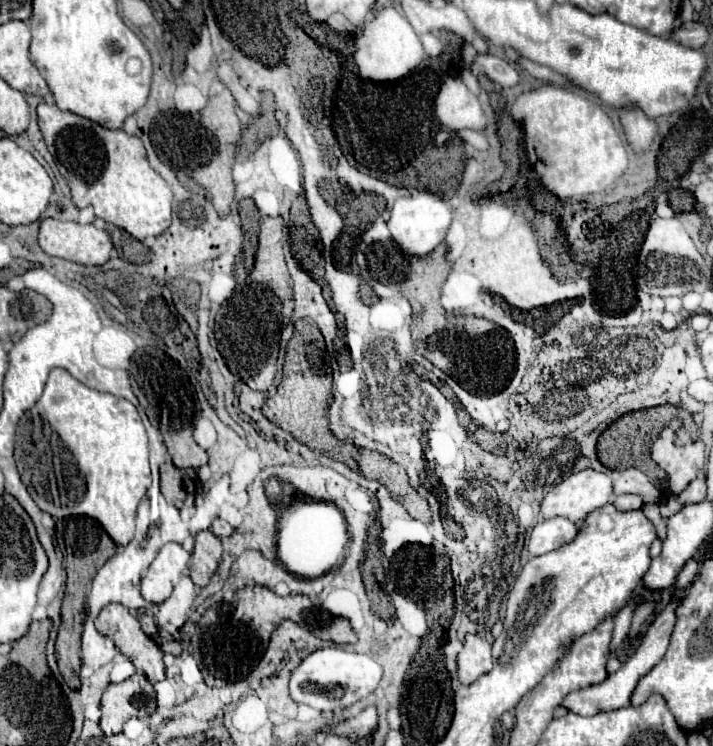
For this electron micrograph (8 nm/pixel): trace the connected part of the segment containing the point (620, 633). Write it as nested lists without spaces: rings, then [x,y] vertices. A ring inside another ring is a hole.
[[[629,602],[629,604],[615,616],[615,628],[613,628],[613,638],[611,638],[611,652],[615,652],[615,650],[623,644],[623,640],[625,640],[625,636],[627,636],[627,632],[629,632],[629,626],[631,626],[633,610],[635,610],[635,602]]]

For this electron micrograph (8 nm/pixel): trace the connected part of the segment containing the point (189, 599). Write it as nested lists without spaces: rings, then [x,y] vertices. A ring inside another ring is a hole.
[[[183,576],[175,586],[173,594],[159,604],[159,614],[157,614],[159,628],[167,630],[169,634],[175,634],[185,624],[195,596],[197,596],[195,584],[191,582],[189,576]]]

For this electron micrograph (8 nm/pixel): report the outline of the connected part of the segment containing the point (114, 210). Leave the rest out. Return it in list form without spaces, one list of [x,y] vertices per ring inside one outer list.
[[[39,104],[37,116],[49,152],[79,208],[93,206],[99,218],[127,230],[141,242],[169,228],[175,202],[173,186],[149,166],[143,142],[137,136],[129,136],[123,130],[107,130],[73,112],[59,110],[55,104]]]

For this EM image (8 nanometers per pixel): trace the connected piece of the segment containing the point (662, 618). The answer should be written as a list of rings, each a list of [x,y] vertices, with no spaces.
[[[671,600],[665,606],[665,610],[653,620],[653,624],[649,626],[647,634],[643,636],[641,646],[635,650],[635,654],[615,674],[609,674],[601,684],[593,684],[589,688],[571,692],[569,696],[565,696],[565,700],[561,702],[561,706],[567,708],[567,710],[571,710],[573,714],[579,714],[579,716],[595,716],[597,712],[607,712],[607,710],[617,710],[617,708],[629,706],[631,692],[635,690],[639,678],[643,678],[665,656],[665,650],[669,646],[669,638],[671,638],[671,632],[673,632],[673,624],[675,624],[675,608],[677,606],[679,606],[677,600]]]

